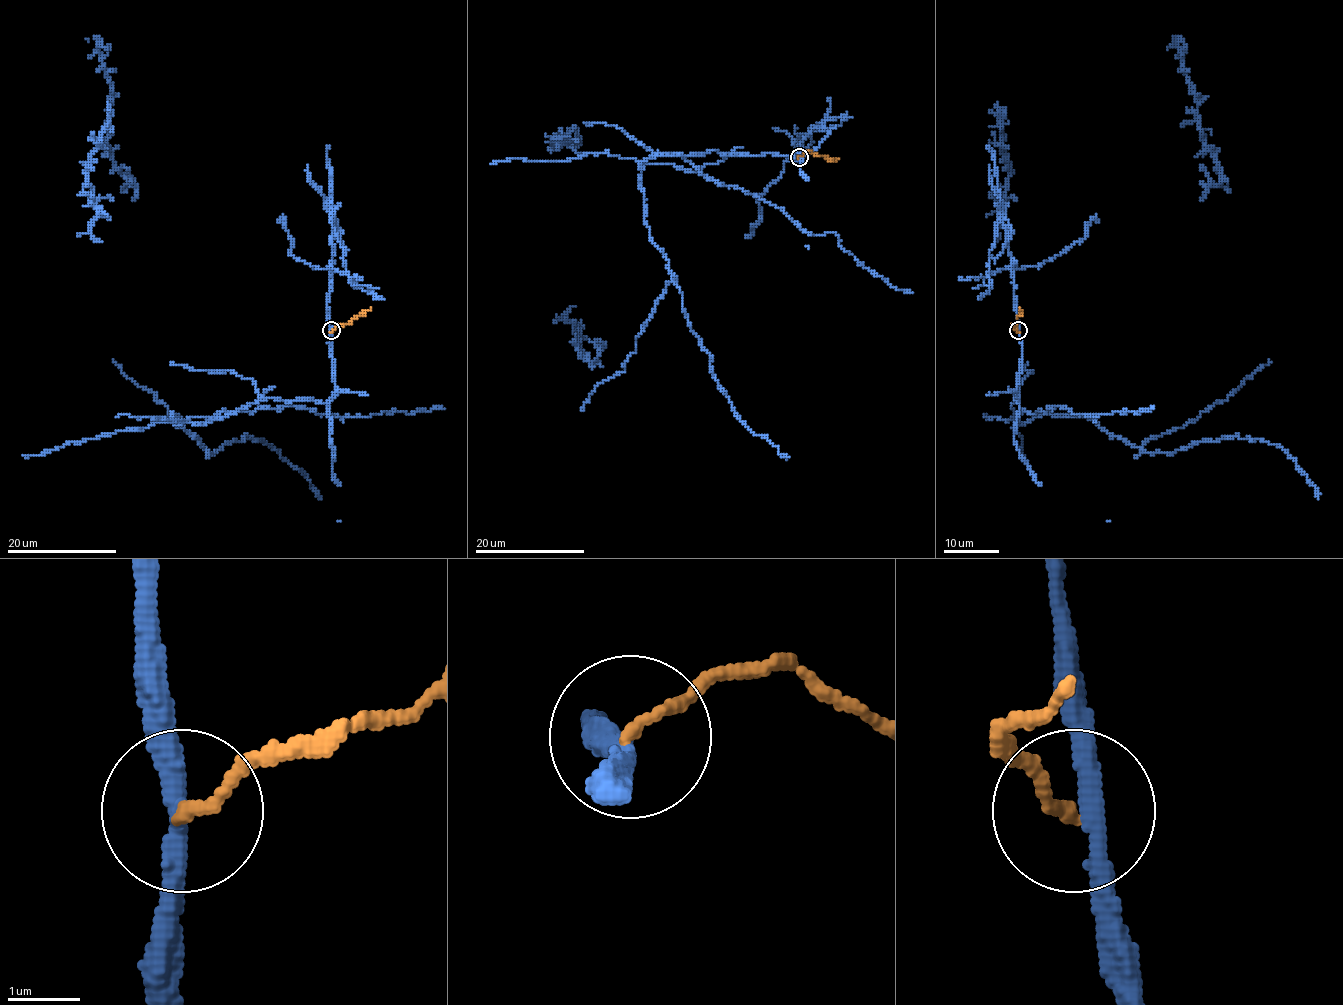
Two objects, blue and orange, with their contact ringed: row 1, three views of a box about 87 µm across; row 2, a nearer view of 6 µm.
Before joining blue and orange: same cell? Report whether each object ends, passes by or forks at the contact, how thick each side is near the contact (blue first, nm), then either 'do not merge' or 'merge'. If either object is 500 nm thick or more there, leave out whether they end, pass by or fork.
blue passes by; orange ends; calibres 280 and 170 nm; do not merge

